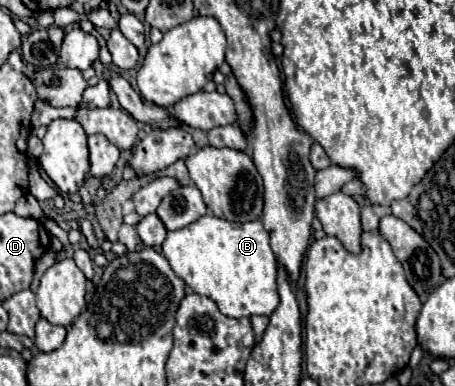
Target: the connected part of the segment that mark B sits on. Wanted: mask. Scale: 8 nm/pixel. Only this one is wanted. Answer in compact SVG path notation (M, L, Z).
M204 214L196 222L168 232L162 244L162 254L164 252L174 274L182 278L192 292L214 300L222 314L230 318L254 314L270 316L276 310L278 262L270 248L268 232L264 232L260 220L230 222L212 214Z

